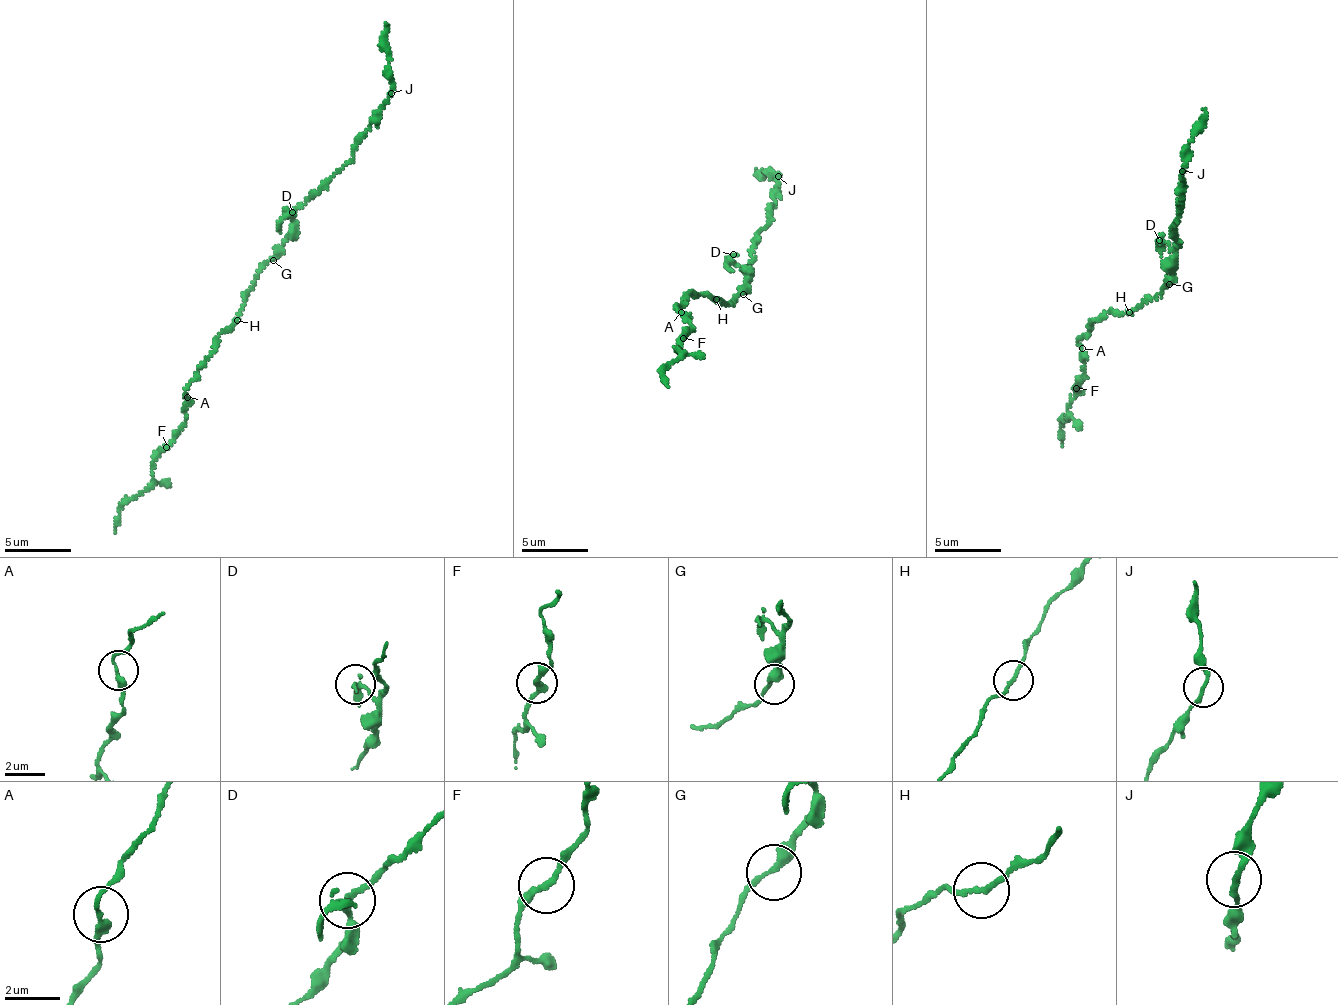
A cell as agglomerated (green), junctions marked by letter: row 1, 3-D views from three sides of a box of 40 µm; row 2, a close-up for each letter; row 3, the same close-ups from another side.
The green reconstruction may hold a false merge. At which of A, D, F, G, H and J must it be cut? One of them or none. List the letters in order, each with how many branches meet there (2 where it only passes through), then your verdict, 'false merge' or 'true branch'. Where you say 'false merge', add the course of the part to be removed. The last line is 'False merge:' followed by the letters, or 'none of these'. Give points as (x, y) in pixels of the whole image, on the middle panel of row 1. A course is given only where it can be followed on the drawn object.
A: 2 | true branch
D: 2 | true branch
F: 2 | true branch
G: 2 | true branch
H: 2 | true branch
J: 2 | true branch
False merge: none of these

